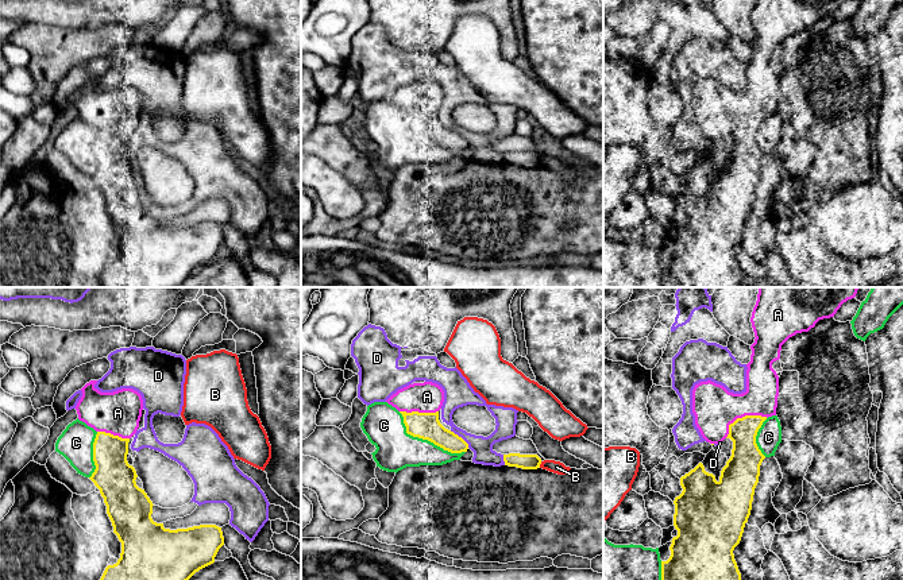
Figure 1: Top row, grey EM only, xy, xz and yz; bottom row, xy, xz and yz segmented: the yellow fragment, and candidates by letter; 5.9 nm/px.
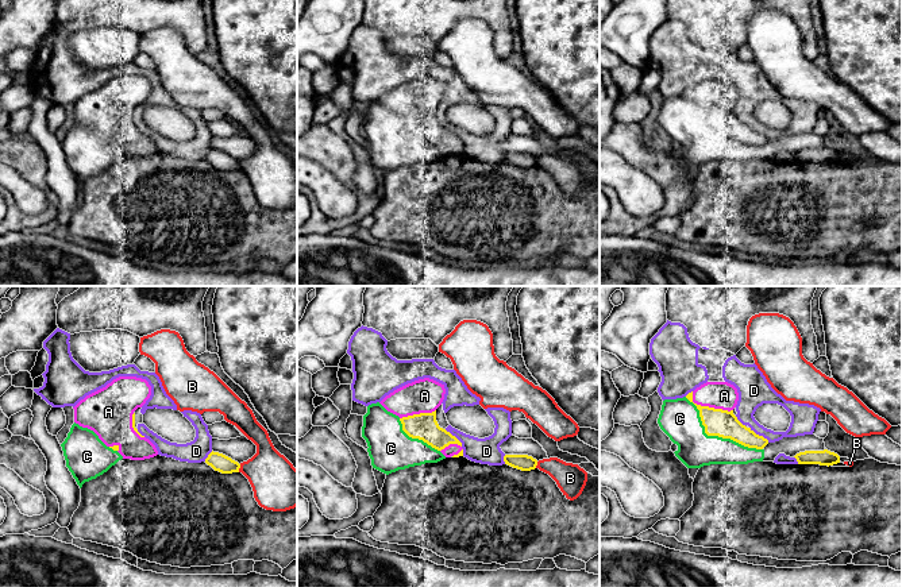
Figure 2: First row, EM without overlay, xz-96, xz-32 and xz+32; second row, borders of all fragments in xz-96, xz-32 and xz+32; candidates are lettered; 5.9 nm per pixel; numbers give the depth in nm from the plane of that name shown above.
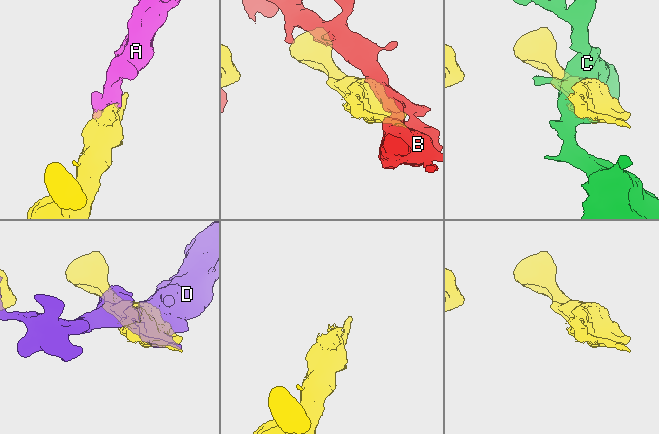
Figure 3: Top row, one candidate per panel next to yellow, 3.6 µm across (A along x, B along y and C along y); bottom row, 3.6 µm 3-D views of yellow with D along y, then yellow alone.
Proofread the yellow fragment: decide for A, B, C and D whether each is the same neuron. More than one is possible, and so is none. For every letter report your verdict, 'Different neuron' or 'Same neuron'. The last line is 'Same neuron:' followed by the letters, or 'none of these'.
A: Same neuron
B: Different neuron
C: Different neuron
D: Different neuron
Same neuron: A

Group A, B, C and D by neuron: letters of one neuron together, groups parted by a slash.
A / B / C / D

